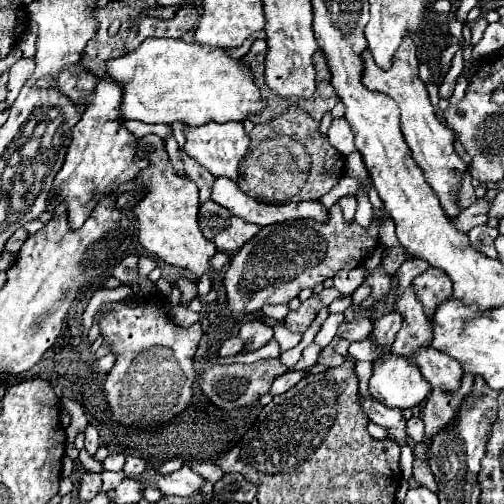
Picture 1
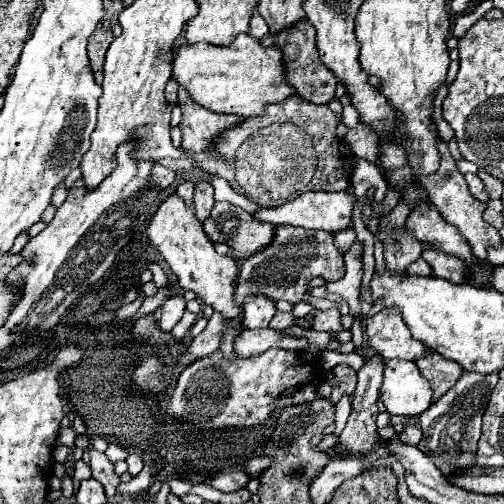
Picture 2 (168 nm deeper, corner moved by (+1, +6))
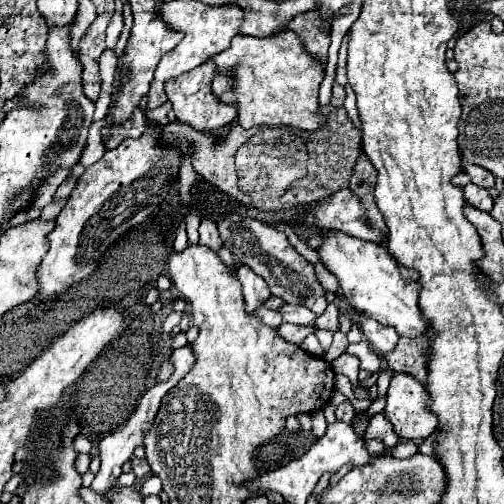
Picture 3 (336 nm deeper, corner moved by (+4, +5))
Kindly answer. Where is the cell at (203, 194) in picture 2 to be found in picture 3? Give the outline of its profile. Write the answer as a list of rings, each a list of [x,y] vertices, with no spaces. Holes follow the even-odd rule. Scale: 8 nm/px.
[[[203,219],[199,225],[199,245],[205,245],[209,249],[213,249],[215,253],[223,247],[223,241],[219,237],[217,225],[211,219]]]

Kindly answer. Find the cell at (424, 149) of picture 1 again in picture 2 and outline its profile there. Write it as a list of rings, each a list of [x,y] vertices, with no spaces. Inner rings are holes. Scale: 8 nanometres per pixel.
[[[438,136],[436,138],[436,144],[438,144],[438,152],[440,152],[440,168],[434,174],[430,174],[430,176],[420,176],[418,182],[424,184],[424,188],[428,192],[428,198],[440,210],[440,214],[444,216],[444,220],[450,222],[450,224],[454,224],[464,234],[464,238],[472,246],[474,256],[480,258],[480,260],[486,260],[486,248],[488,246],[500,246],[502,244],[502,238],[500,238],[500,234],[498,234],[496,228],[492,228],[488,222],[482,220],[482,214],[484,214],[486,206],[480,204],[480,200],[476,200],[470,194],[470,190],[466,186],[466,180],[464,180],[464,174],[460,174],[460,170],[456,166],[456,160],[450,154],[448,142],[444,142]]]

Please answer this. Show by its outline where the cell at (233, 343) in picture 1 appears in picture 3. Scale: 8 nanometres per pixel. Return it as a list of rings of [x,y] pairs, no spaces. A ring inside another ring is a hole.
[[[283,323],[279,327],[279,335],[283,339],[295,343],[295,345],[301,345],[309,333],[315,333],[315,327],[309,327],[309,325],[305,325],[305,327],[303,325],[289,325],[289,323]]]

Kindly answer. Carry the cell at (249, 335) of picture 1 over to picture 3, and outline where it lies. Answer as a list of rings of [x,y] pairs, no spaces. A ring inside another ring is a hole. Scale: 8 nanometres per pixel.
[[[239,265],[237,267],[237,279],[241,281],[241,291],[243,291],[243,299],[245,299],[245,309],[249,315],[255,313],[255,307],[263,305],[269,299],[269,287],[265,283],[263,277],[259,277],[257,273],[253,273],[247,265]]]

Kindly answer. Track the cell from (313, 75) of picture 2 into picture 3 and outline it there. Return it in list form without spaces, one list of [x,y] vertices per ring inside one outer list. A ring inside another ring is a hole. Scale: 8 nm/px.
[[[309,11],[301,13],[295,19],[289,21],[289,29],[293,29],[299,39],[303,41],[305,49],[319,61],[327,61],[327,49],[329,49],[329,29],[319,29],[319,13]]]

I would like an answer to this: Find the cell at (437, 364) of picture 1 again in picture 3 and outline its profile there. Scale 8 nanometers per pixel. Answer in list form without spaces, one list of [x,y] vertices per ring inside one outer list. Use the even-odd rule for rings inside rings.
[[[359,317],[359,327],[363,331],[363,337],[365,341],[379,353],[379,355],[385,355],[387,351],[393,351],[397,341],[399,341],[399,335],[393,327],[385,327],[381,325],[379,321],[375,319],[369,319],[369,317]]]

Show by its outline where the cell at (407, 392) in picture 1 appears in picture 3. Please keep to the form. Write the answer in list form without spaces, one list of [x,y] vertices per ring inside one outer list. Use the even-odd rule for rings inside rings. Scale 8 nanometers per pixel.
[[[395,373],[387,389],[387,419],[393,423],[395,433],[407,441],[427,439],[435,427],[437,419],[427,411],[425,387],[407,373]]]

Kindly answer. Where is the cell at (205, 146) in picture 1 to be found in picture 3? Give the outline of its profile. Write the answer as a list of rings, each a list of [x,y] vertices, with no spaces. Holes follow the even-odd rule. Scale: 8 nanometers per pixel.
[[[207,61],[207,63],[203,63],[195,69],[179,75],[179,77],[173,77],[165,85],[165,93],[167,93],[169,101],[173,103],[173,111],[175,111],[177,119],[189,123],[197,131],[219,129],[219,127],[231,123],[237,117],[237,109],[233,105],[227,105],[227,103],[219,101],[219,97],[213,93],[211,81],[213,81],[215,73],[217,73],[217,65],[213,61]]]

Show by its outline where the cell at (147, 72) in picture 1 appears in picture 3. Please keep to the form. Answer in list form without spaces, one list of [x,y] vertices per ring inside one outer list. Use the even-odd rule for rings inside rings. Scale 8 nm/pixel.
[[[281,31],[269,37],[249,37],[249,35],[237,35],[231,41],[231,47],[215,57],[211,57],[211,61],[215,61],[219,75],[213,79],[213,89],[215,95],[221,97],[221,101],[235,105],[239,111],[239,123],[245,129],[257,127],[257,125],[291,125],[303,131],[319,131],[319,127],[323,127],[325,119],[319,107],[319,85],[325,77],[325,65],[321,61],[315,61],[303,47],[303,43],[299,41],[299,37],[293,31]],[[225,71],[233,71],[235,77],[227,77]]]

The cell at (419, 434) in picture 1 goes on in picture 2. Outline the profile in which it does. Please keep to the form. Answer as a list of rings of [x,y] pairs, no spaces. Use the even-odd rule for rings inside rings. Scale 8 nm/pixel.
[[[410,424],[410,426],[406,426],[404,428],[404,432],[400,434],[400,440],[404,442],[404,444],[418,444],[420,442],[420,428],[416,426],[416,424]]]

